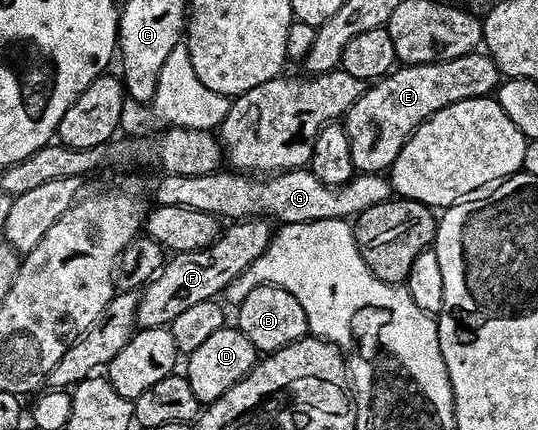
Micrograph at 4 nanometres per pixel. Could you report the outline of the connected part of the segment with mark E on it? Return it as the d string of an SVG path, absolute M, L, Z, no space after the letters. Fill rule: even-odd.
M481 50L450 59L447 63L402 65L389 75L371 82L360 101L356 101L356 105L352 105L352 109L348 109L344 116L355 172L385 172L396 161L400 149L410 140L412 132L425 119L450 103L489 96L499 82L500 72L494 58Z

